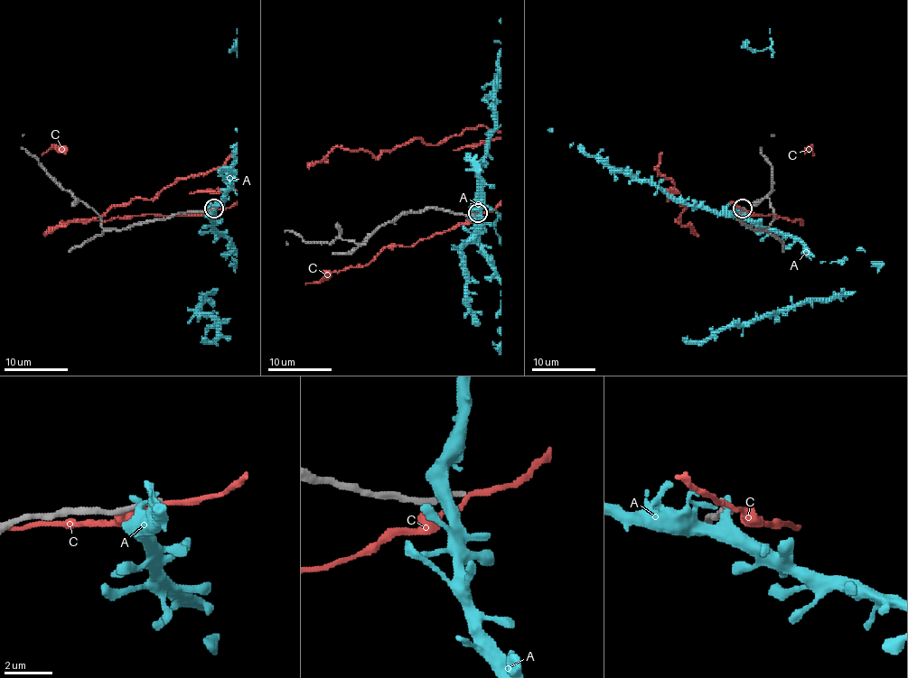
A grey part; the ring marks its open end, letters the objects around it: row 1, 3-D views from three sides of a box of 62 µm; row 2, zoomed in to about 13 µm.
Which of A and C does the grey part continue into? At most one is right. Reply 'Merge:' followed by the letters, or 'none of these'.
Merge: none of these

